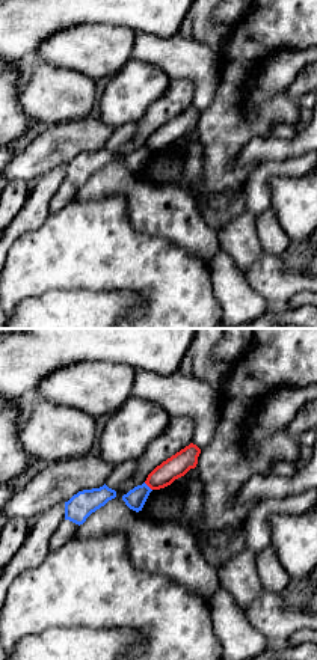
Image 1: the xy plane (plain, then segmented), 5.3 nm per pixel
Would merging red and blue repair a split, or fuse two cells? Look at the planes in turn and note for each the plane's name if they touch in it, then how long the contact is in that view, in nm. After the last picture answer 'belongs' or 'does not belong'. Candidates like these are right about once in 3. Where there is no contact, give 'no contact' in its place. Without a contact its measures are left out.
meets red in xy; contact 60 nm long

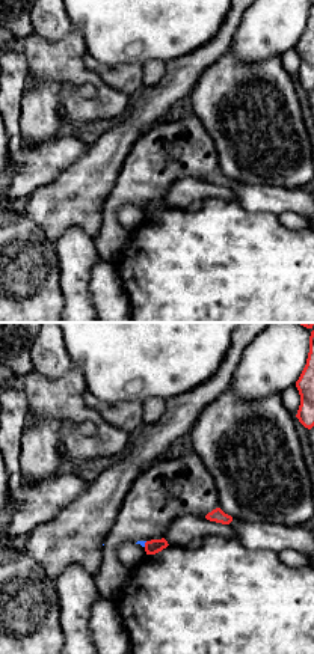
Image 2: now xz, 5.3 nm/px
meets red in xz; contact 40 nm long

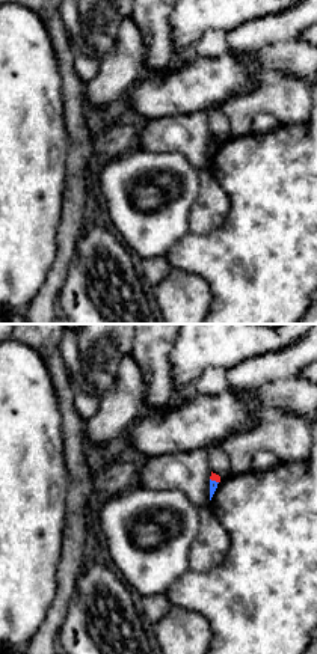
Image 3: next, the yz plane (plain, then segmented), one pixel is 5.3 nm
meets red in yz; contact 50 nm long

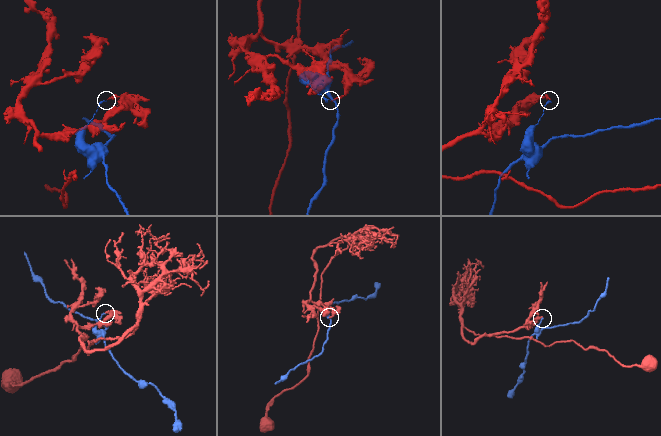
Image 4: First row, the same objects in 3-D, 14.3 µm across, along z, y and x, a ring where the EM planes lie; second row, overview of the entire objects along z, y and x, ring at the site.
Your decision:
does not belong

